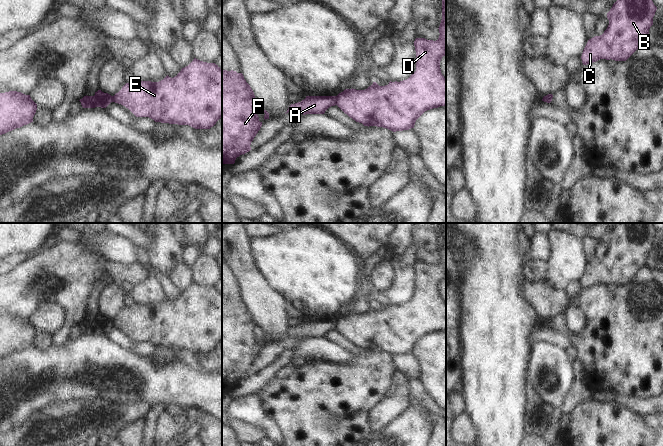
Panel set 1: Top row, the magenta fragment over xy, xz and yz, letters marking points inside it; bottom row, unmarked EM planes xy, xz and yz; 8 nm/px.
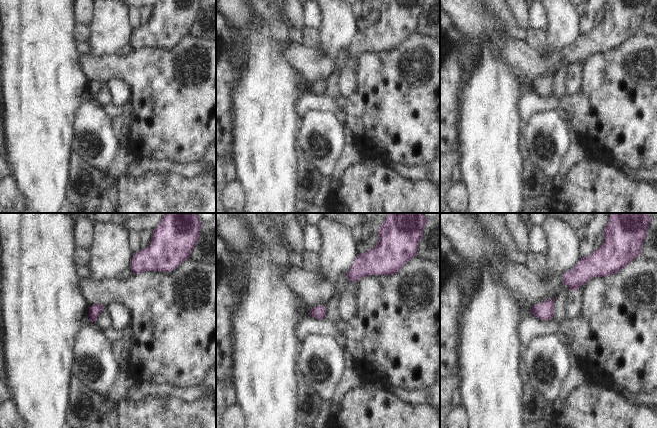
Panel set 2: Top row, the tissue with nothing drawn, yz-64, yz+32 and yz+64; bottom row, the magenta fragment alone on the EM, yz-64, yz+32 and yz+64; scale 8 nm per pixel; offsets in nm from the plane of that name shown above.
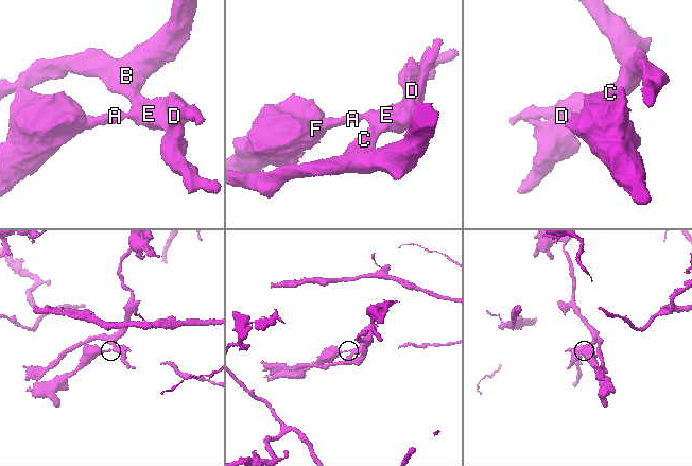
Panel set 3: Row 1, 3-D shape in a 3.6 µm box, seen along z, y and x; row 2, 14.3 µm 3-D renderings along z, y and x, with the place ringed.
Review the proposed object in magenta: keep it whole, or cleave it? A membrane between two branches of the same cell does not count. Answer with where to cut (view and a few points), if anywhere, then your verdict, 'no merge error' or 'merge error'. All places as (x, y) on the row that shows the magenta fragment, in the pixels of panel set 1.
cut xz (335, 96), (336, 104); merge error

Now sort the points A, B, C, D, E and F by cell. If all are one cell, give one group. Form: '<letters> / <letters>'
A F / B C D E

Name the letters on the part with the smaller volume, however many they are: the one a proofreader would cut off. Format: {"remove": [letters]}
{"remove": ["A", "F"]}

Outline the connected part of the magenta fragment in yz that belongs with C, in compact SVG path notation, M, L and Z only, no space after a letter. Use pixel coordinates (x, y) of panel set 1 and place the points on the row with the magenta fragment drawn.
M617 0L607 13L609 25L604 33L588 40L581 59L583 65L600 59L626 61L646 42L657 7L652 0Z

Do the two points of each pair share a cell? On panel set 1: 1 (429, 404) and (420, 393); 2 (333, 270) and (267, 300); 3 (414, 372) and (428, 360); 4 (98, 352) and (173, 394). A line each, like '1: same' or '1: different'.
1: same
2: different
3: different
4: same

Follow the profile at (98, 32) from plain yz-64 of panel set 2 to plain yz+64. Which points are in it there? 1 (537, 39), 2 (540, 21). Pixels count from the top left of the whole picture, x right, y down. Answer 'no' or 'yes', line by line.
1: no
2: no

